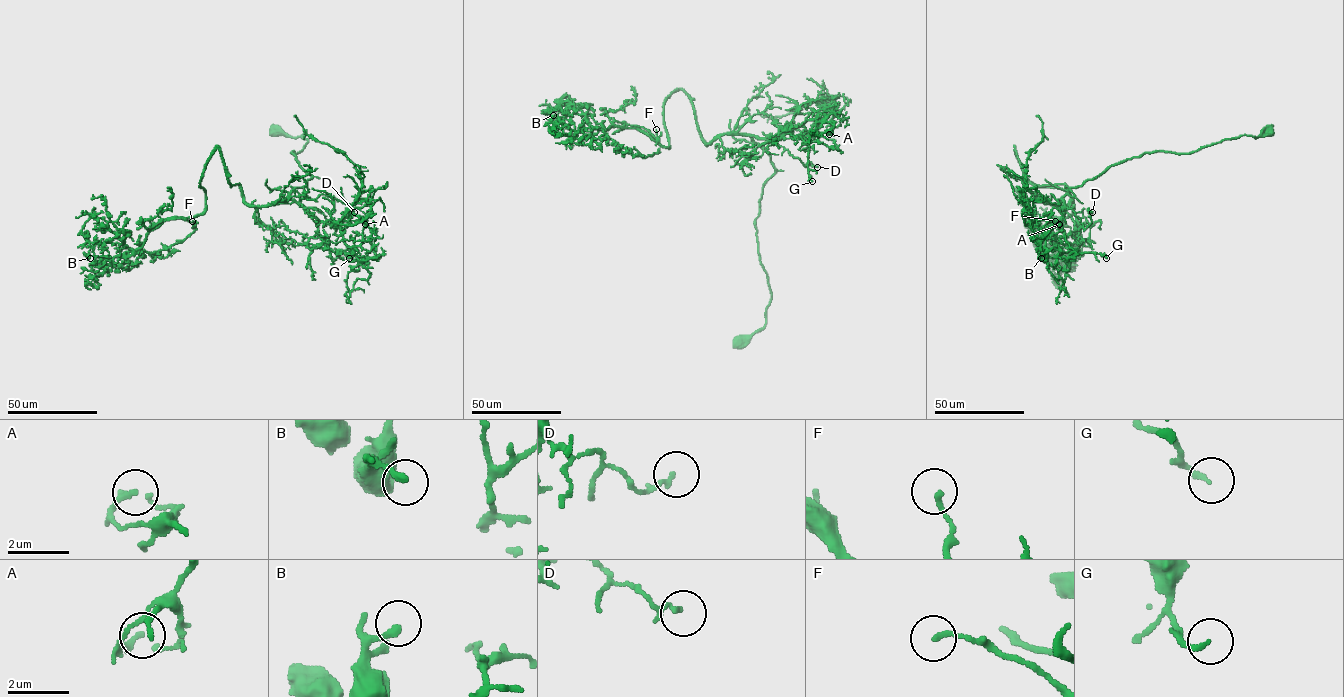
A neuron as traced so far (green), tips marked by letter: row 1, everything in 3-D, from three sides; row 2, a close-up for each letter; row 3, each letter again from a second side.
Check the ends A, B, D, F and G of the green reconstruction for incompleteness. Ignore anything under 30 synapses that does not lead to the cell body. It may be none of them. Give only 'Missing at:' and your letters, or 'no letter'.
Missing at: no letter

